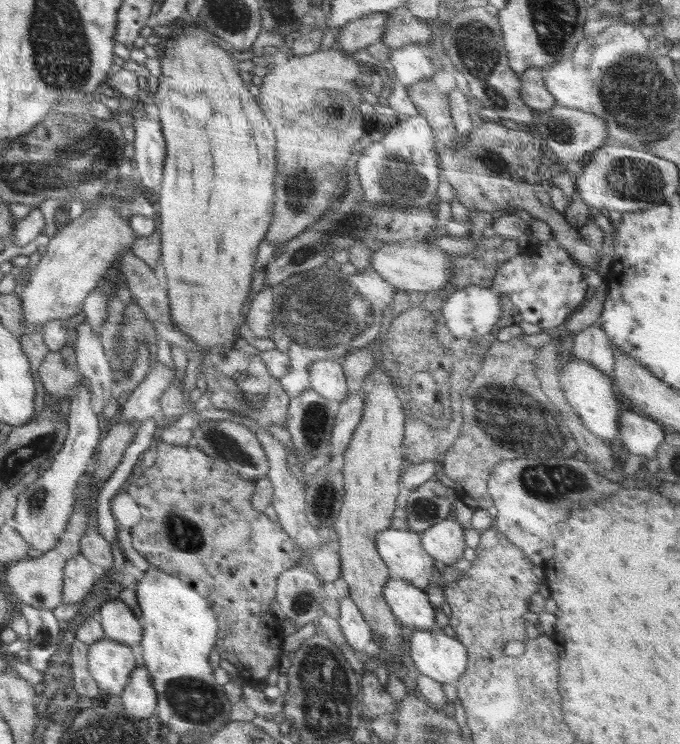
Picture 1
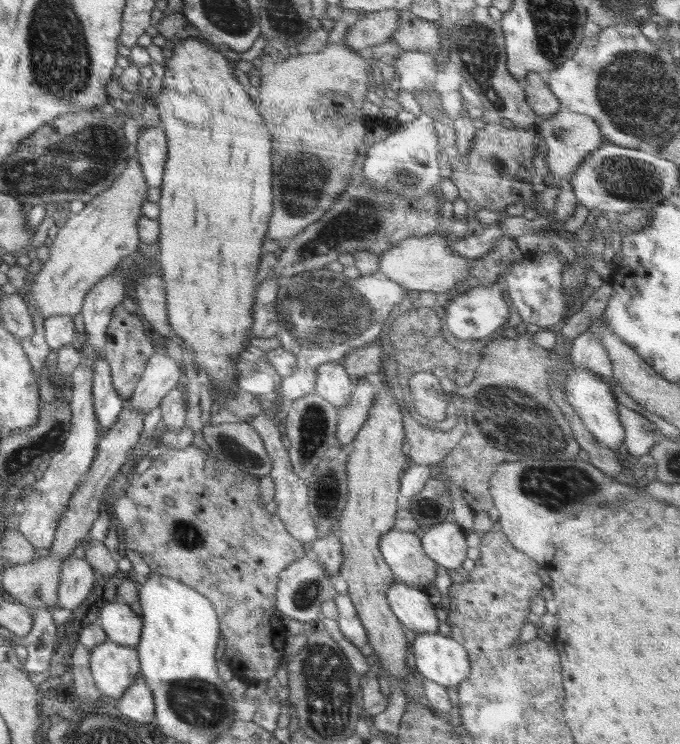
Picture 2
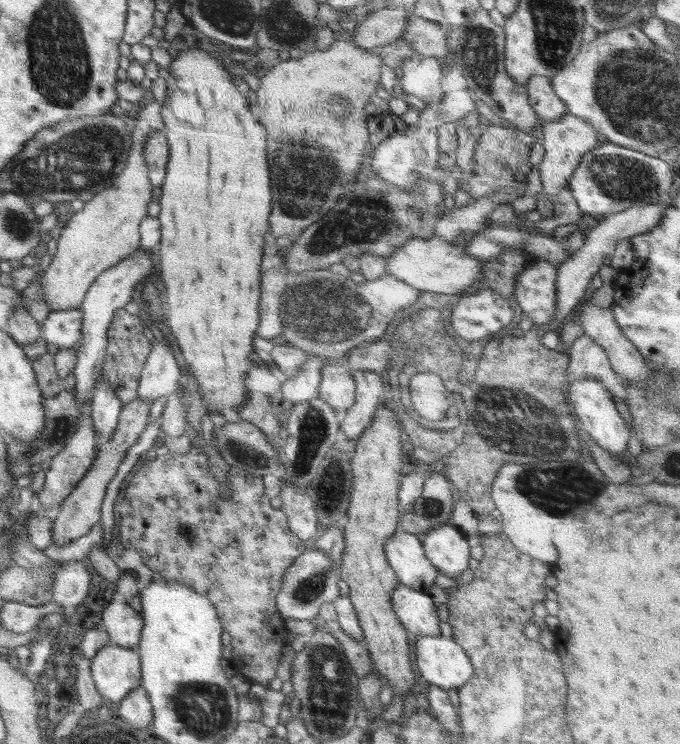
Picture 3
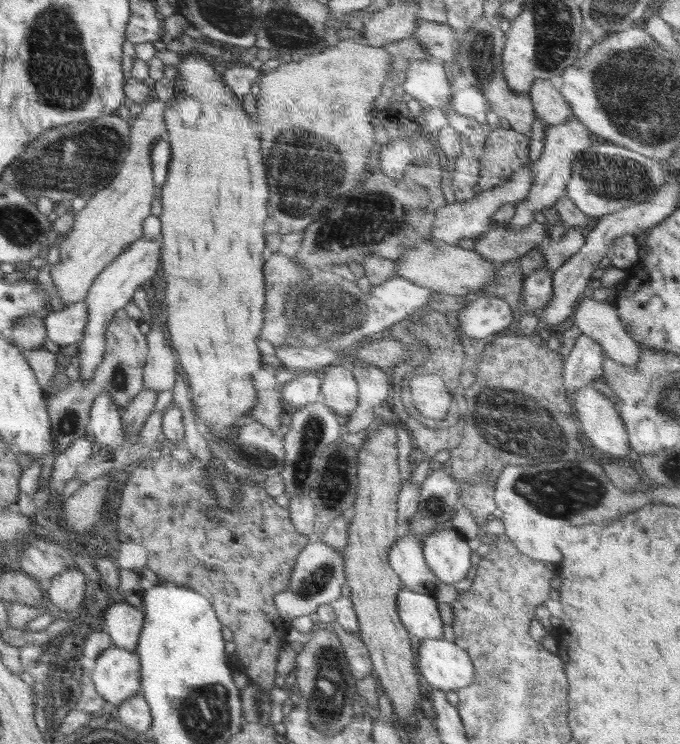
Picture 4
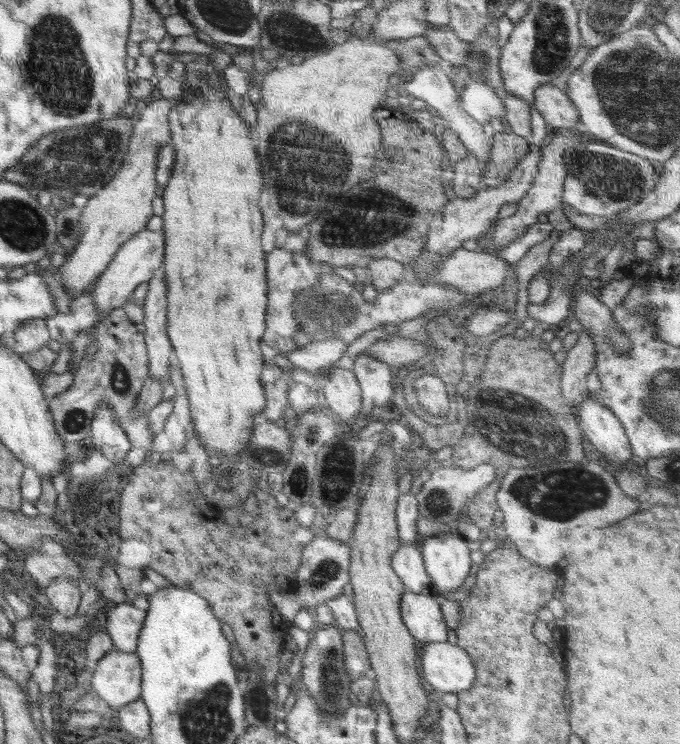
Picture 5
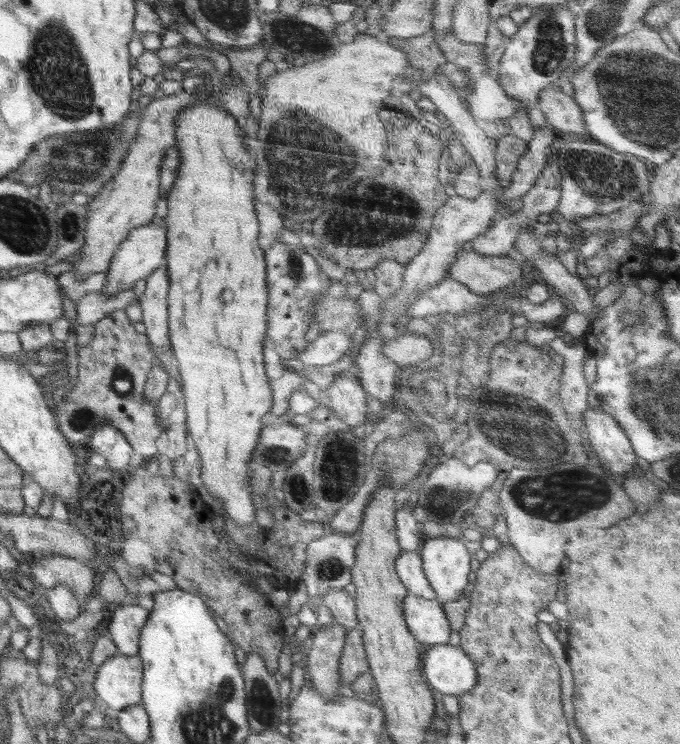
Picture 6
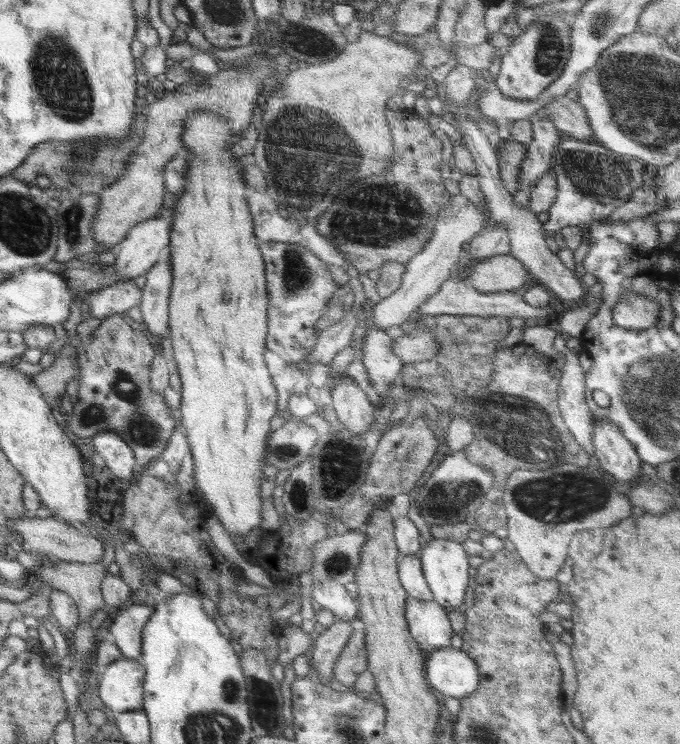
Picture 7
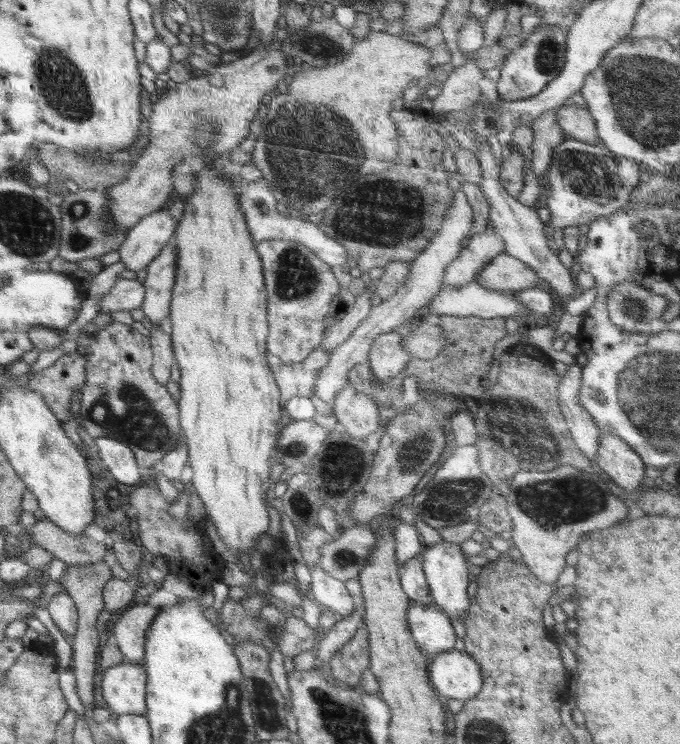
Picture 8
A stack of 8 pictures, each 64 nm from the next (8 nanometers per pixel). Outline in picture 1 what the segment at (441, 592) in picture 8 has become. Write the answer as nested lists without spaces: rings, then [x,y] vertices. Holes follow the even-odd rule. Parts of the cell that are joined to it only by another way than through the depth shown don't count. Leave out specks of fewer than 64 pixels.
[[[450,516],[422,532],[421,545],[436,560],[453,566],[463,558],[464,549],[467,547],[463,529],[460,522]]]

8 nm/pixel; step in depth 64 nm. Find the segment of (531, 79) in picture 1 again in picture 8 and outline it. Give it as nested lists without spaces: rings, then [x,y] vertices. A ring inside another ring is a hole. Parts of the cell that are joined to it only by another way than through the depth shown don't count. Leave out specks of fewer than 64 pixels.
[[[569,101],[555,109],[558,125],[562,127],[566,137],[596,145],[600,142],[596,133],[596,121],[586,106],[579,106]]]

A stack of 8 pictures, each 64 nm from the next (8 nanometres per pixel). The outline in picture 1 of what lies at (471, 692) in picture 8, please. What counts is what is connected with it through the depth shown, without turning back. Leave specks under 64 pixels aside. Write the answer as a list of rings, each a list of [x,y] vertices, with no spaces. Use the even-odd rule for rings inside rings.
[[[440,628],[413,630],[410,654],[421,674],[436,682],[455,684],[468,664],[467,648]]]

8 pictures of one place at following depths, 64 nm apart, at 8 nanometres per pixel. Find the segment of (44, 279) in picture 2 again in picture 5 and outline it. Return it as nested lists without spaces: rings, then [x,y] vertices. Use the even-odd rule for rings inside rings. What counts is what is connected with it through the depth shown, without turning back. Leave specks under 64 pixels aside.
[[[184,94],[176,99],[160,98],[144,103],[142,110],[135,116],[134,130],[122,166],[108,184],[88,198],[82,208],[78,245],[73,248],[72,253],[64,252],[67,260],[56,275],[60,277],[71,299],[78,298],[79,292],[104,273],[126,240],[147,228],[151,216],[154,215],[152,200],[156,198],[156,156],[160,146],[170,144],[168,112],[178,106],[186,96]]]

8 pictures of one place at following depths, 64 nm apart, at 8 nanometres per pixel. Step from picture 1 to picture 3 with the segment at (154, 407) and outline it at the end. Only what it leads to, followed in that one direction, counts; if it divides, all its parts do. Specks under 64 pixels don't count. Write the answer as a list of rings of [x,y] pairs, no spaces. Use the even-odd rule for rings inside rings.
[[[154,339],[151,346],[138,386],[138,397],[150,401],[150,404],[156,397],[166,396],[181,388],[180,368],[168,346],[158,339]]]

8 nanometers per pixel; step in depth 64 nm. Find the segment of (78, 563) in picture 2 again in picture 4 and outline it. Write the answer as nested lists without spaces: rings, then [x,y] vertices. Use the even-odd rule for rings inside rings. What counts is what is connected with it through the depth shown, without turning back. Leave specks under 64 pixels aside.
[[[78,567],[68,568],[66,572],[49,580],[45,592],[54,606],[69,614],[74,613],[84,599],[86,578]]]

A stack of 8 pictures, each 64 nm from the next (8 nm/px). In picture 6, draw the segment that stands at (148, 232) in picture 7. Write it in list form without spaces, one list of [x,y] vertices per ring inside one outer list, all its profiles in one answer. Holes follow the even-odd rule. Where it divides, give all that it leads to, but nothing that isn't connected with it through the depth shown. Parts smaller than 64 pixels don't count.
[[[164,219],[155,224],[150,222],[145,226],[132,230],[124,242],[119,244],[118,251],[111,259],[108,274],[108,283],[103,287],[105,294],[115,296],[118,292],[133,289],[137,280],[147,279],[164,263],[167,248],[167,223]]]

